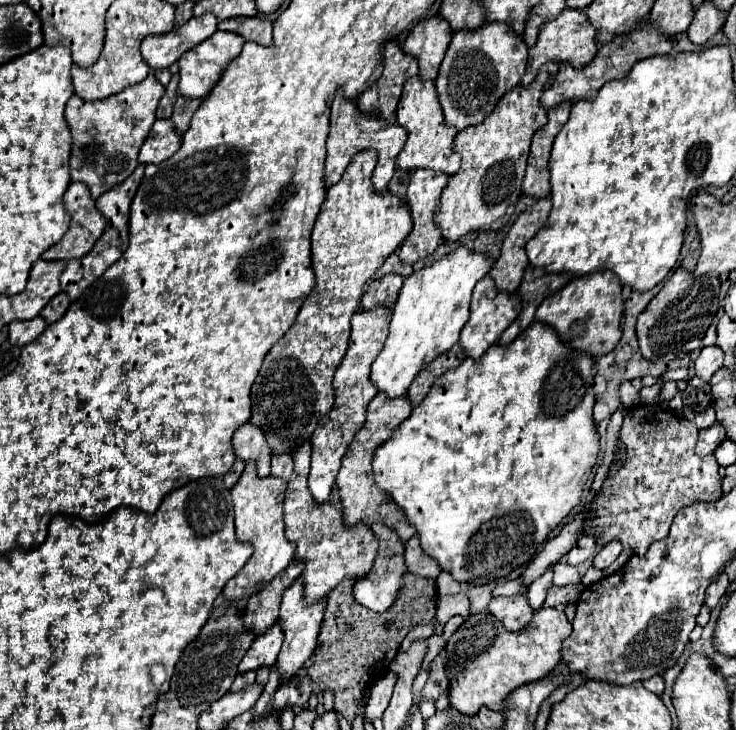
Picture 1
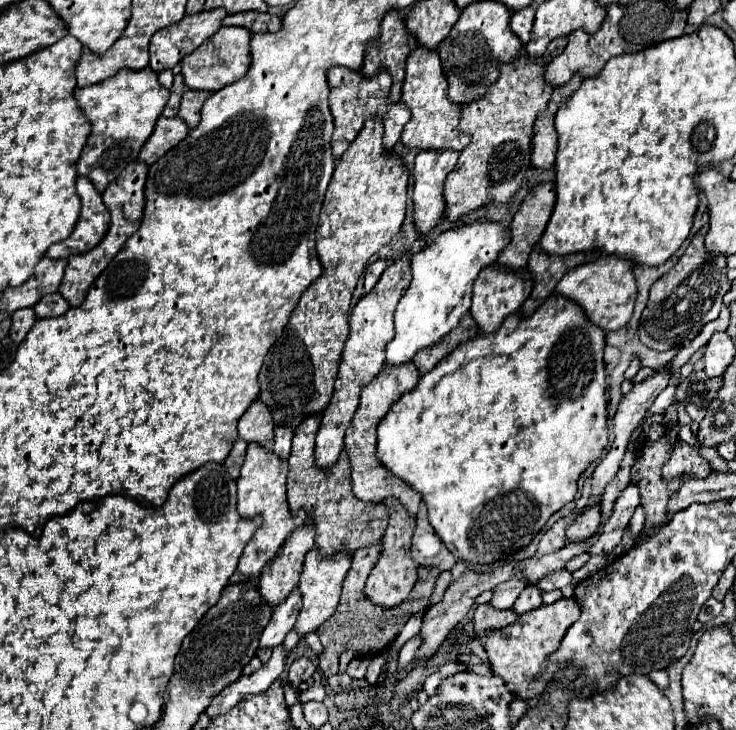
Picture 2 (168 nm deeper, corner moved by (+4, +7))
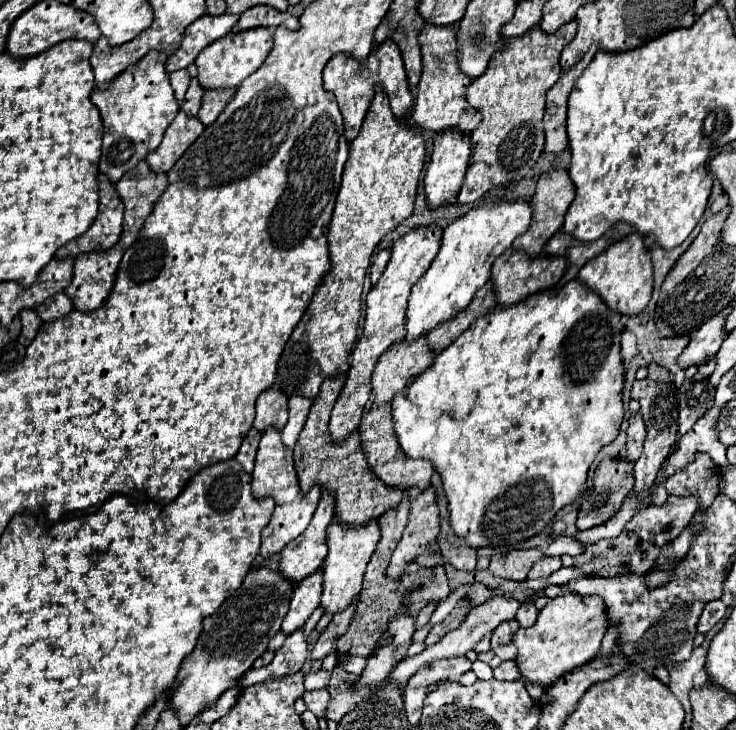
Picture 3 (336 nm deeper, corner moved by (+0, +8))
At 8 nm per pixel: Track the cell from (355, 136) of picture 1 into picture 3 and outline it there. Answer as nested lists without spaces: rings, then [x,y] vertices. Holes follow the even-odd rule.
[[[384,42],[384,44],[376,46],[364,62],[356,62],[350,56],[336,54],[326,64],[324,88],[336,96],[336,102],[338,102],[342,116],[344,116],[344,134],[346,134],[348,142],[352,142],[358,136],[362,120],[364,120],[368,106],[374,98],[376,86],[382,86],[388,92],[392,112],[398,118],[398,122],[402,122],[406,118],[410,106],[412,106],[412,94],[410,94],[410,88],[408,88],[408,82],[406,82],[406,72],[404,72],[404,66],[402,66],[400,50],[398,50],[398,46],[394,46],[394,42]]]

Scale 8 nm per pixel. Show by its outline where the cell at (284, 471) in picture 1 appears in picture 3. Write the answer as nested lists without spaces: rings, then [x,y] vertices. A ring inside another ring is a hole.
[[[290,398],[288,400],[288,422],[282,430],[282,442],[286,448],[294,448],[310,406],[312,404],[306,402],[306,398]]]

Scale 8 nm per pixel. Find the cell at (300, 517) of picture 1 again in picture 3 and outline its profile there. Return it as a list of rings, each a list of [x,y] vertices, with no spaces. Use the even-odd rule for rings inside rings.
[[[338,376],[338,378],[328,378],[328,382],[322,384],[318,402],[312,404],[306,424],[294,446],[294,466],[296,466],[302,494],[306,494],[312,486],[320,486],[322,490],[328,490],[336,500],[336,508],[334,508],[336,518],[342,524],[346,522],[348,526],[360,526],[360,524],[368,524],[368,522],[380,518],[380,514],[398,506],[404,494],[400,490],[394,490],[394,488],[378,482],[378,478],[374,478],[370,474],[368,462],[362,456],[358,432],[354,432],[342,444],[332,444],[330,432],[328,432],[328,420],[330,420],[330,410],[344,386],[344,380],[346,380],[344,376]]]

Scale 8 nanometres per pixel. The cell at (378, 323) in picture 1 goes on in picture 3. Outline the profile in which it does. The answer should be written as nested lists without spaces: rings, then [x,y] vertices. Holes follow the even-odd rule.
[[[422,226],[416,230],[410,230],[404,238],[396,240],[392,246],[392,258],[380,276],[378,284],[368,292],[366,296],[366,318],[364,318],[364,332],[362,338],[356,342],[354,352],[352,352],[352,366],[348,370],[344,388],[332,408],[330,416],[330,436],[332,442],[344,442],[356,428],[362,418],[362,410],[368,402],[370,396],[370,374],[378,362],[378,358],[396,342],[400,342],[406,336],[406,328],[402,326],[404,322],[404,312],[406,312],[406,302],[410,296],[412,286],[422,278],[422,274],[428,270],[430,262],[434,260],[434,254],[438,254],[438,242],[442,238],[442,228],[438,226]]]

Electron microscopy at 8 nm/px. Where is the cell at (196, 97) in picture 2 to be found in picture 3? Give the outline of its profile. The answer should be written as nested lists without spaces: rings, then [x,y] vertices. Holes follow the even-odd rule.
[[[222,88],[222,90],[206,90],[204,96],[202,96],[202,104],[200,104],[200,110],[198,110],[198,120],[204,124],[204,126],[210,126],[218,114],[222,112],[222,108],[226,106],[226,102],[234,96],[234,90],[230,88]]]

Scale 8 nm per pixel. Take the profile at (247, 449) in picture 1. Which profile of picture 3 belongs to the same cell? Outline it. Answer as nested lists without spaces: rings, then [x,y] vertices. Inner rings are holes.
[[[278,386],[268,388],[256,400],[254,428],[258,432],[264,432],[268,426],[272,426],[280,432],[282,426],[286,424],[286,410],[288,410],[288,398],[284,394],[278,394]]]

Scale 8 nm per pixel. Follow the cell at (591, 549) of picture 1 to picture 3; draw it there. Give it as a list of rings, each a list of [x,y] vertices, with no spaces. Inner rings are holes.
[[[604,458],[592,480],[592,494],[582,500],[576,526],[578,530],[594,528],[612,518],[634,486],[634,464],[626,460]]]

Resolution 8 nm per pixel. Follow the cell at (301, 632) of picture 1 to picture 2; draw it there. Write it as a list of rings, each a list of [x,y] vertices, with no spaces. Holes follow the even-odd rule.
[[[316,545],[308,551],[304,569],[300,575],[300,583],[298,583],[298,589],[302,591],[302,597],[304,597],[304,607],[298,615],[294,629],[300,635],[306,635],[308,631],[316,631],[324,621],[328,621],[334,615],[334,611],[338,607],[340,593],[342,593],[342,583],[344,583],[346,571],[350,569],[350,563],[352,563],[352,551],[348,551],[348,549],[342,549],[334,555],[330,555],[330,559],[322,559],[322,555],[318,555]]]

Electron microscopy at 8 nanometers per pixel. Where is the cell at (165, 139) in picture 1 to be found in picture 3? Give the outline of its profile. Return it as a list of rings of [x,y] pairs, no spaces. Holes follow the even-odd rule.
[[[180,110],[174,122],[166,128],[160,146],[150,152],[150,158],[146,158],[148,166],[156,172],[170,170],[170,166],[182,156],[182,152],[186,152],[186,148],[202,134],[202,130],[204,126],[198,122],[198,118],[190,118]]]

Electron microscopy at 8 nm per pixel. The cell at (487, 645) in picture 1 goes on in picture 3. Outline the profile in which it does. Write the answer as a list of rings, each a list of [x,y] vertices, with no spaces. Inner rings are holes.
[[[564,594],[552,598],[538,614],[538,620],[530,628],[520,628],[512,644],[518,648],[516,664],[526,682],[550,688],[562,674],[584,666],[596,658],[600,640],[606,634],[604,606],[598,596]]]

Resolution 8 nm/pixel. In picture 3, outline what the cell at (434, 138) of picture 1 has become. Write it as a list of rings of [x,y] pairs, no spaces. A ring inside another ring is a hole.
[[[426,24],[418,36],[418,44],[422,50],[422,76],[418,82],[414,114],[410,114],[410,120],[420,130],[432,130],[436,134],[456,130],[470,134],[480,124],[480,114],[466,102],[466,88],[470,86],[472,80],[464,76],[458,68],[454,30],[456,30],[454,26]]]

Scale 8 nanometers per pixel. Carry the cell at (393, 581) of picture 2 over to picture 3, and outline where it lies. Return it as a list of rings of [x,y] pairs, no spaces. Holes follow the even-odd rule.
[[[408,488],[408,494],[410,494],[410,516],[404,534],[386,568],[386,576],[390,580],[398,580],[404,574],[406,566],[426,550],[430,552],[438,550],[436,548],[438,508],[434,488],[428,490]]]

